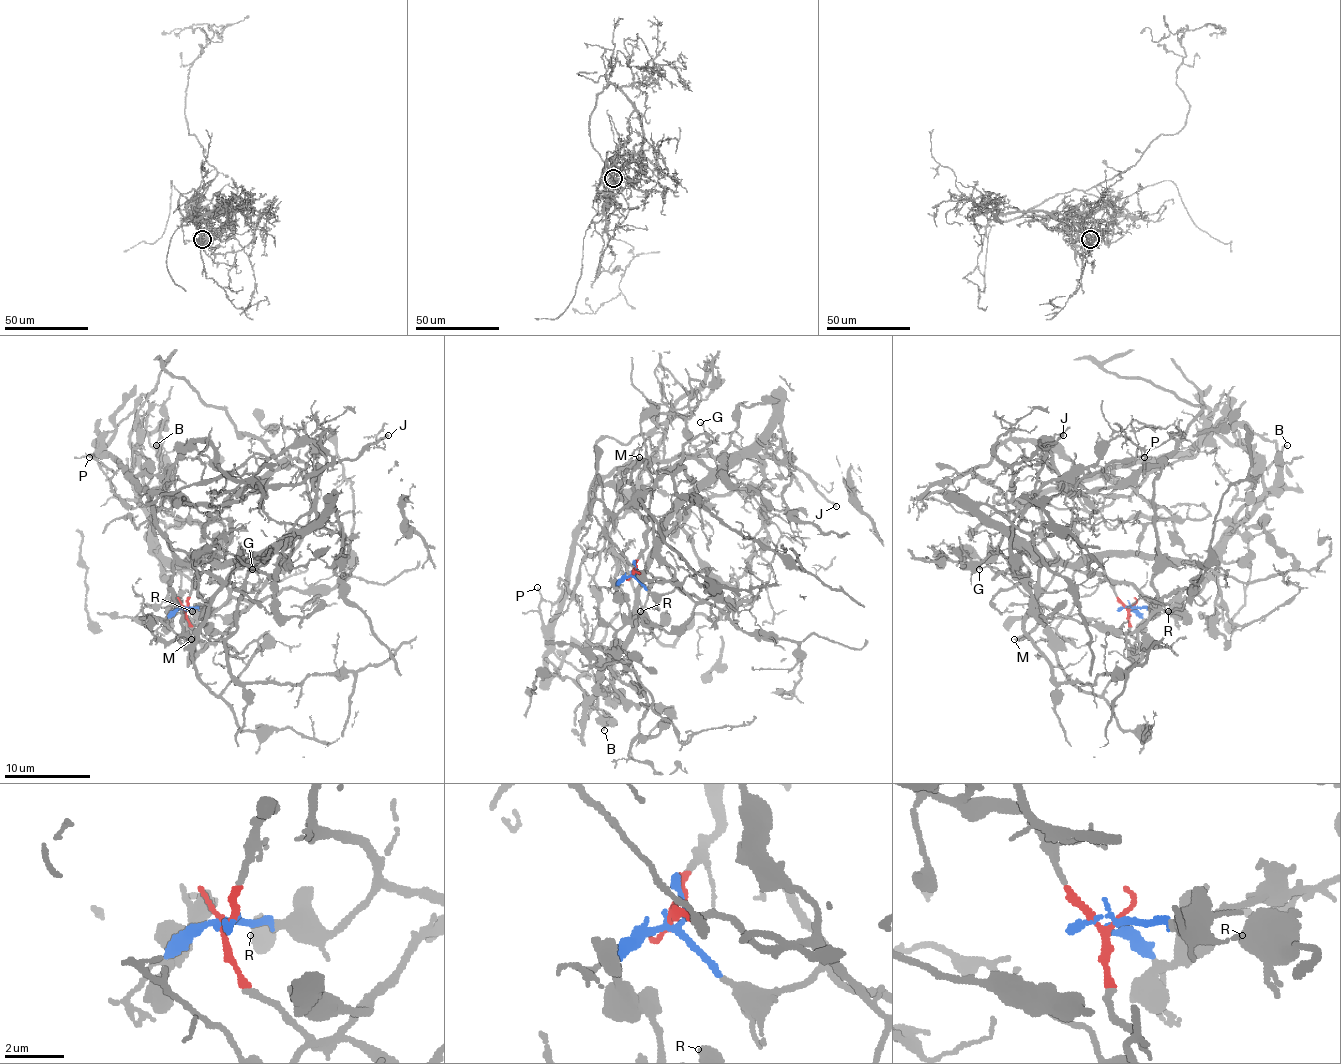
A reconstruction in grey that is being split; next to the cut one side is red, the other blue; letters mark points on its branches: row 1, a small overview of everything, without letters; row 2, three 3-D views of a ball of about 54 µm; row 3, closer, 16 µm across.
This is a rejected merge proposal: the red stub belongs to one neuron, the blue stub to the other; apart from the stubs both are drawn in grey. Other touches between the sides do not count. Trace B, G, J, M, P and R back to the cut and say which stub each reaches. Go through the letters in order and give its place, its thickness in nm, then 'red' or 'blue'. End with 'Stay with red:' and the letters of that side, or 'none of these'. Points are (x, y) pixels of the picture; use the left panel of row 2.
B: at (156, 445); 200 nm thick; red
G: at (252, 569); 90 nm thick; blue
J: at (388, 435); 220 nm thick; red
M: at (191, 639); 360 nm thick; red
P: at (89, 457); 150 nm thick; red
R: at (192, 611); 650 nm thick; blue
Stay with red: B, J, M, P

